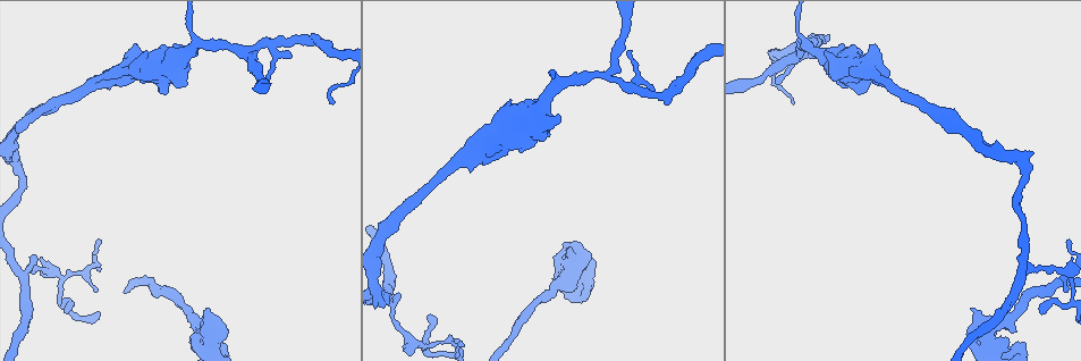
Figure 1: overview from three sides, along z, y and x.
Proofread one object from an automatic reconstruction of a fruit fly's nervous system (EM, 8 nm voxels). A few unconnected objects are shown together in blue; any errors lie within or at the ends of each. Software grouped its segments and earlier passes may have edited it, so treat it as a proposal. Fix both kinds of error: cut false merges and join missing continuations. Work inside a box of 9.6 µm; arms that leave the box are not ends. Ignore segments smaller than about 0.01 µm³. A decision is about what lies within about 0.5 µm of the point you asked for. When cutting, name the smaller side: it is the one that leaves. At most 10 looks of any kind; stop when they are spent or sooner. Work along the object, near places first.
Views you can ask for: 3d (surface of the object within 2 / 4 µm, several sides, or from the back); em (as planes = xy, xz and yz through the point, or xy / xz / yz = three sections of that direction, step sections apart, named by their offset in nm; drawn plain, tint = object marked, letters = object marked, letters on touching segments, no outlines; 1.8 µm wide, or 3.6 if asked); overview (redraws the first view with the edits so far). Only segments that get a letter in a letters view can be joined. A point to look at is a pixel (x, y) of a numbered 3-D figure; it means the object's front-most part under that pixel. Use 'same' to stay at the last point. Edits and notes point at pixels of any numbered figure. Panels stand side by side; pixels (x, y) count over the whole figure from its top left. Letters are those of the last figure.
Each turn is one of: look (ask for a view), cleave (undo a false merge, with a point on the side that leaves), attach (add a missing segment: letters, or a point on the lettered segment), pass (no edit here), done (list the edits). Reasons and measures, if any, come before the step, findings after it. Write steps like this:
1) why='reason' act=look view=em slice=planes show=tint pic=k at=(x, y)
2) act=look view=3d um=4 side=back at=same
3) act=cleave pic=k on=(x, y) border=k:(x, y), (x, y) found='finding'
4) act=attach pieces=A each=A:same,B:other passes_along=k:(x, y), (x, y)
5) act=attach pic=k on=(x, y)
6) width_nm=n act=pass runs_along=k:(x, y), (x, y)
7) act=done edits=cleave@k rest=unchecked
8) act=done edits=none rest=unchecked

why='sharp bend' act=look view=3d um=2 pic=1 at=(575, 261)

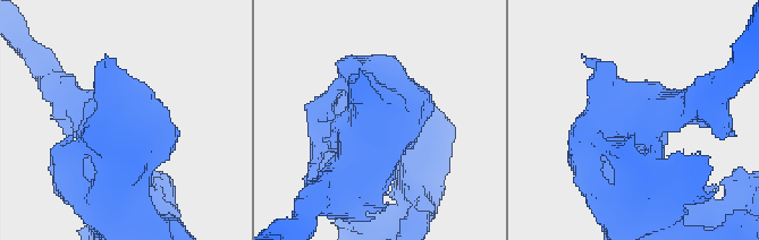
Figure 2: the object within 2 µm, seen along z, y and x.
why='shape alone is not enough' act=look view=em slice=xz step=16 show=tint pic=2 at=(379, 122)

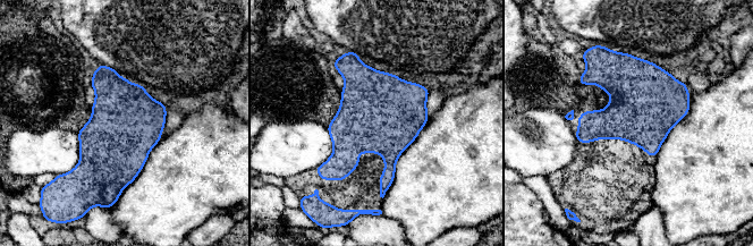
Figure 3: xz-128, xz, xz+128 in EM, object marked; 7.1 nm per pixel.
act=look view=em slice=xy step=16 show=letters at=same

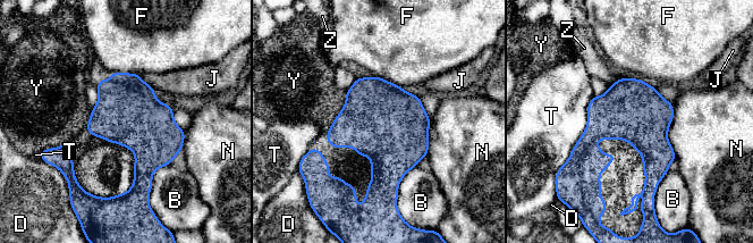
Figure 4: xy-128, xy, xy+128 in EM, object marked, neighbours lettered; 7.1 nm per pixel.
longest_contact=T:500nm act=pass each=B:other,D:other,F:other,J:other,N:other,T:other,Y:other,Z:other found='all the same neuron'

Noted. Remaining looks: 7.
why='sharp bend' act=look view=em slice=planes show=plain pic=1 at=(19, 168)

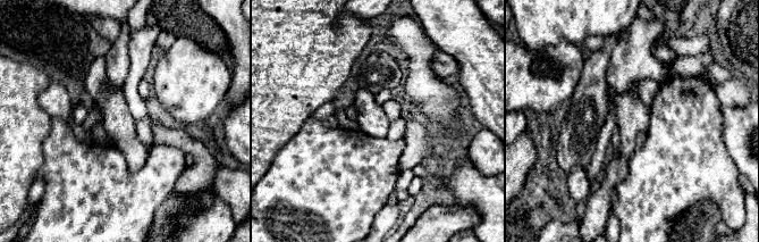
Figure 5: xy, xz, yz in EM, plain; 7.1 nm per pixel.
why='see the neighbours' act=look view=em slice=planes show=letters at=same

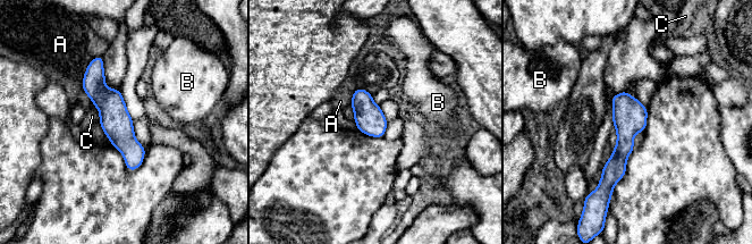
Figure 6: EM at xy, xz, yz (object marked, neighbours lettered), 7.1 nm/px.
act=pass each=A:other,B:other,C:other border=6:(93, 103), (100, 120) found='continuous, no second neuron'

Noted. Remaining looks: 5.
why='thick turns thin' act=look view=em um=3.6 slice=planes show=tint pic=1 at=(540, 121)

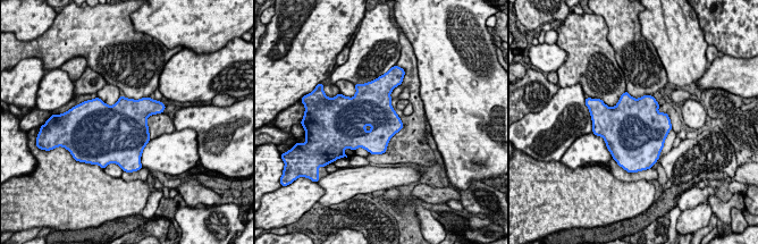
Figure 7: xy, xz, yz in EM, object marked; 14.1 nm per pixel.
why='what lies round it' act=look view=em um=3.6 slice=planes show=letters at=same

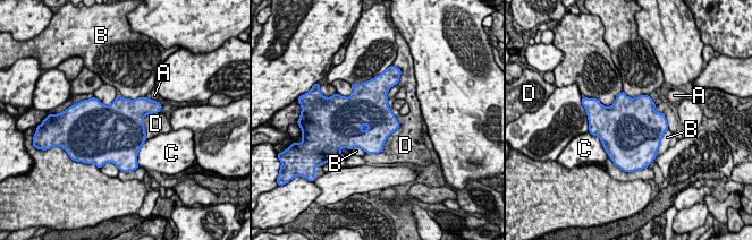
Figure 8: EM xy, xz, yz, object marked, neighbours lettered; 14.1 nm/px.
act=pass each=A:other,B:other,C:other,D:other border=8:(391, 110), (399, 126), (368, 154) found='one neuron here'

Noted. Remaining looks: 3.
why='tapers out' act=look view=3d um=4 pic=1 at=(792, 102)

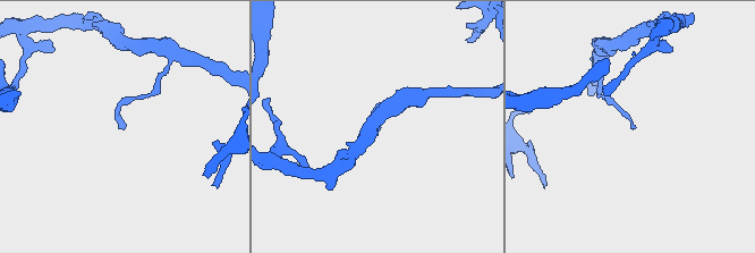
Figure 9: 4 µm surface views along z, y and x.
why='now the EM' act=look view=em slice=planes show=tint pic=9 at=(634, 125)

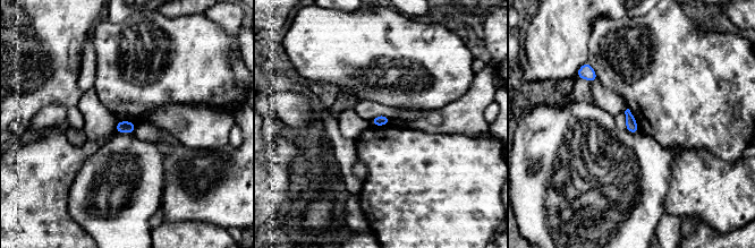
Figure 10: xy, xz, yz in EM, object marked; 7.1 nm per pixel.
act=look view=em slice=planes show=letters at=same

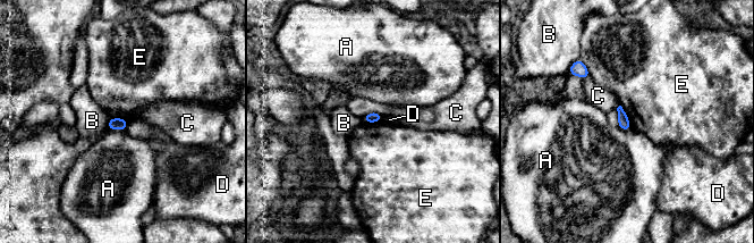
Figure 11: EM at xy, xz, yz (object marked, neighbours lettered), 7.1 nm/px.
act=pass each=A:other,B:other,C:other,D:other,E:other border=11:(620, 105), (632, 127) found='none of them fits'

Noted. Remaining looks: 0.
act=done edits=none rest=unchecked

